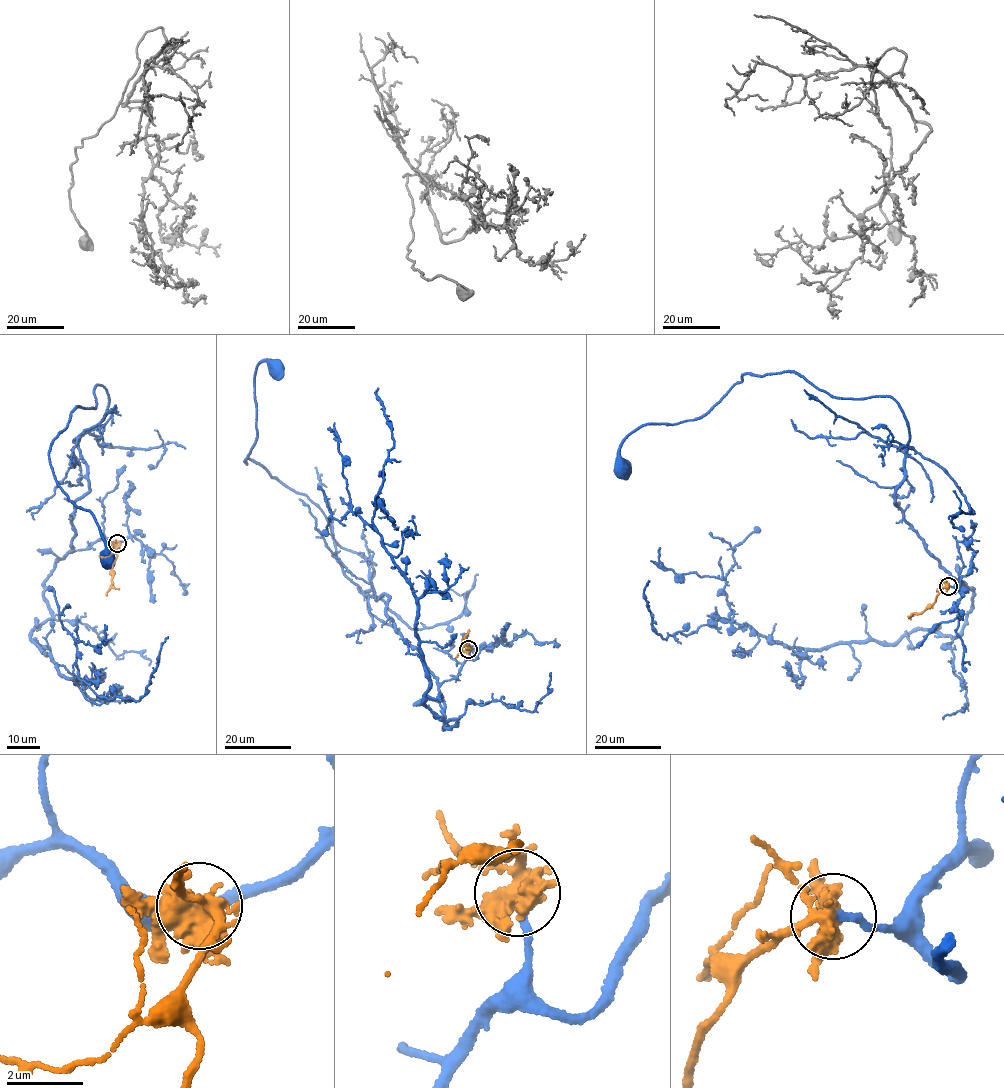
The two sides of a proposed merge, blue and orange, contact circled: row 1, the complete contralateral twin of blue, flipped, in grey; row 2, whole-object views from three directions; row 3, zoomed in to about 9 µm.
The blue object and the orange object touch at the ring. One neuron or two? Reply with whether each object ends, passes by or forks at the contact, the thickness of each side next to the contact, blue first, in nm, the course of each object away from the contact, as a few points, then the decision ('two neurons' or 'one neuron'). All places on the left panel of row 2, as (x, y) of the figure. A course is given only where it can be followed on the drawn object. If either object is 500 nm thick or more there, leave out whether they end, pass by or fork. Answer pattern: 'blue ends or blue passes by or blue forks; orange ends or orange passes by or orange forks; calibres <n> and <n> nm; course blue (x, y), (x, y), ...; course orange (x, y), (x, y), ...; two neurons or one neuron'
blue ends; orange forks; calibres 200 and 440 nm; course blue (116, 543), (71, 550), (97, 385), (49, 456), (108, 561); course orange (116, 543), (112, 586), (119, 589); one neuron

